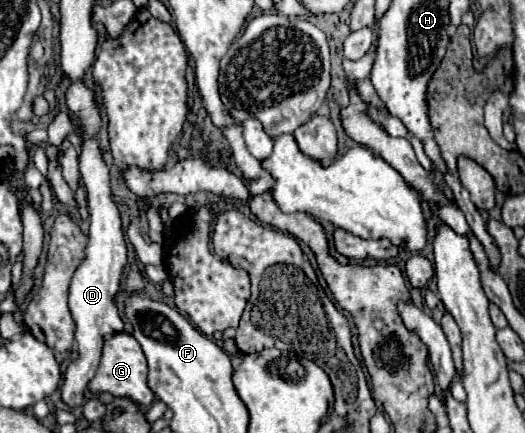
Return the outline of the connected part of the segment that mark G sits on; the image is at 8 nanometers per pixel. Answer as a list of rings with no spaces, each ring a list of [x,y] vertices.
[[[115,333],[105,339],[103,357],[97,369],[97,375],[89,381],[89,391],[95,395],[111,393],[113,397],[131,397],[139,405],[151,405],[155,395],[147,385],[147,359],[143,355],[141,345],[129,333]]]

